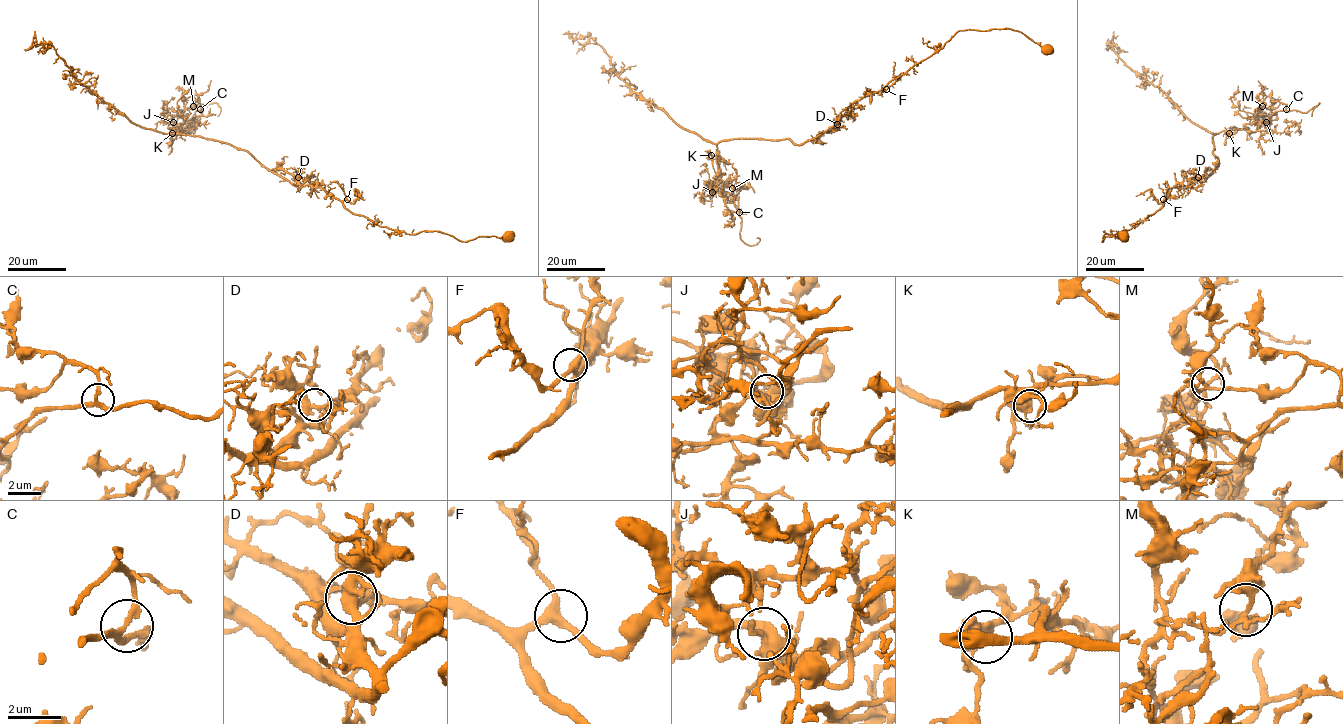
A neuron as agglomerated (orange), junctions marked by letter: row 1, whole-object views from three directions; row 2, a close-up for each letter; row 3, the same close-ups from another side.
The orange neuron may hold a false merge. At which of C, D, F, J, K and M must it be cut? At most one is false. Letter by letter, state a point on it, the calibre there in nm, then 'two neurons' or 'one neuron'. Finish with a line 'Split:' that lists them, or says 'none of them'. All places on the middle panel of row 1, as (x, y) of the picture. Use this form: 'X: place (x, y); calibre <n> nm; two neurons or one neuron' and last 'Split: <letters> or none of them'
C: place (739, 212); calibre 240 nm; one neuron
D: place (837, 124); calibre 340 nm; one neuron
F: place (886, 89); calibre 320 nm; one neuron
J: place (712, 192); calibre 400 nm; one neuron
K: place (711, 155); calibre 400 nm; two neurons
M: place (732, 188); calibre 170 nm; one neuron
Split: K

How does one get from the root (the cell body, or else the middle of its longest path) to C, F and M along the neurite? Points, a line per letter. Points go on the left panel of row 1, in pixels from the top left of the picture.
C: (508, 236), (461, 241), (381, 227), (247, 151), (179, 134), (176, 125), (200, 109)
F: (508, 236), (478, 236), (461, 241), (438, 231), (406, 234), (353, 214), (342, 203), (347, 199)
M: (508, 236), (461, 241), (381, 227), (247, 151), (179, 134), (182, 112), (193, 106)

